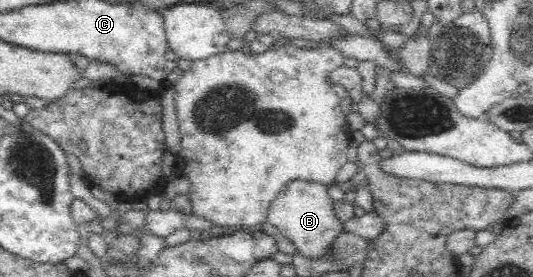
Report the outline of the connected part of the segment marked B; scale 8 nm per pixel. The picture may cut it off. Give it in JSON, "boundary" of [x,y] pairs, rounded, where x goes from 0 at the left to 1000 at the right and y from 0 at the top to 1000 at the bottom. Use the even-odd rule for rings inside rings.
{"boundary":[[[548,653],[510,729],[501,805],[510,809],[540,874],[555,892],[559,917],[576,939],[621,931],[625,877],[649,838],[645,805],[630,787],[629,733],[615,700],[615,675],[582,653]]]}

